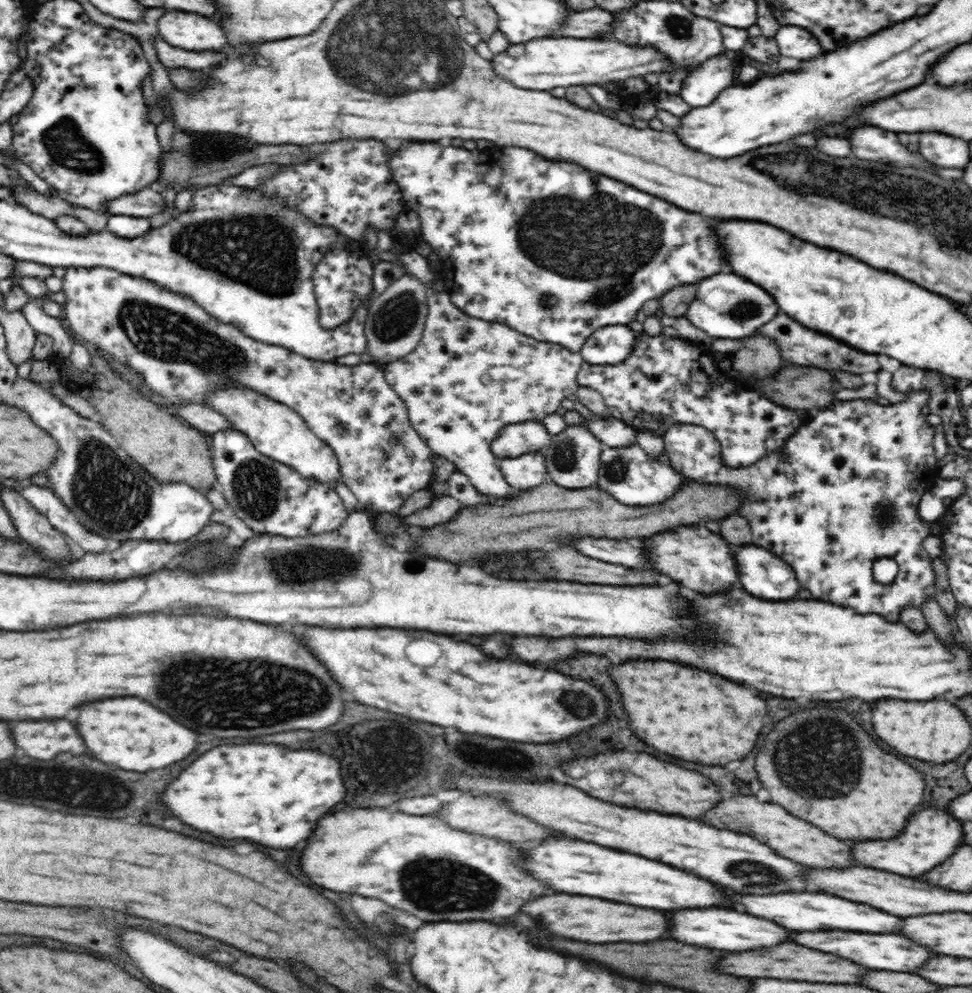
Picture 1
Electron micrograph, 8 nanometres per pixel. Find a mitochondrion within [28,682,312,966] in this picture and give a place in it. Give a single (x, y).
(70, 786)

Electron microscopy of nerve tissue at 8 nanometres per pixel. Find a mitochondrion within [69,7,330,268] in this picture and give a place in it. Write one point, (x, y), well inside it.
(197, 158)

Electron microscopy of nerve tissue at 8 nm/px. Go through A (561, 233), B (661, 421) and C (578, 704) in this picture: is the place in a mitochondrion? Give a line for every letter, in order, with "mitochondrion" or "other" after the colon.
A: mitochondrion
B: other
C: mitochondrion

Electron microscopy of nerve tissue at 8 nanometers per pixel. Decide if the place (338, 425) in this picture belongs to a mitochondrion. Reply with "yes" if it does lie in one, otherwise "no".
yes

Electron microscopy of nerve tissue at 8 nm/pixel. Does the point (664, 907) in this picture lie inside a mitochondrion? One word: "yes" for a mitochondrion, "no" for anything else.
no

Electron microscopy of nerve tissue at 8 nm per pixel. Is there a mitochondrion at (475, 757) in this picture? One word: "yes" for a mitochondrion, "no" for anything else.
no

